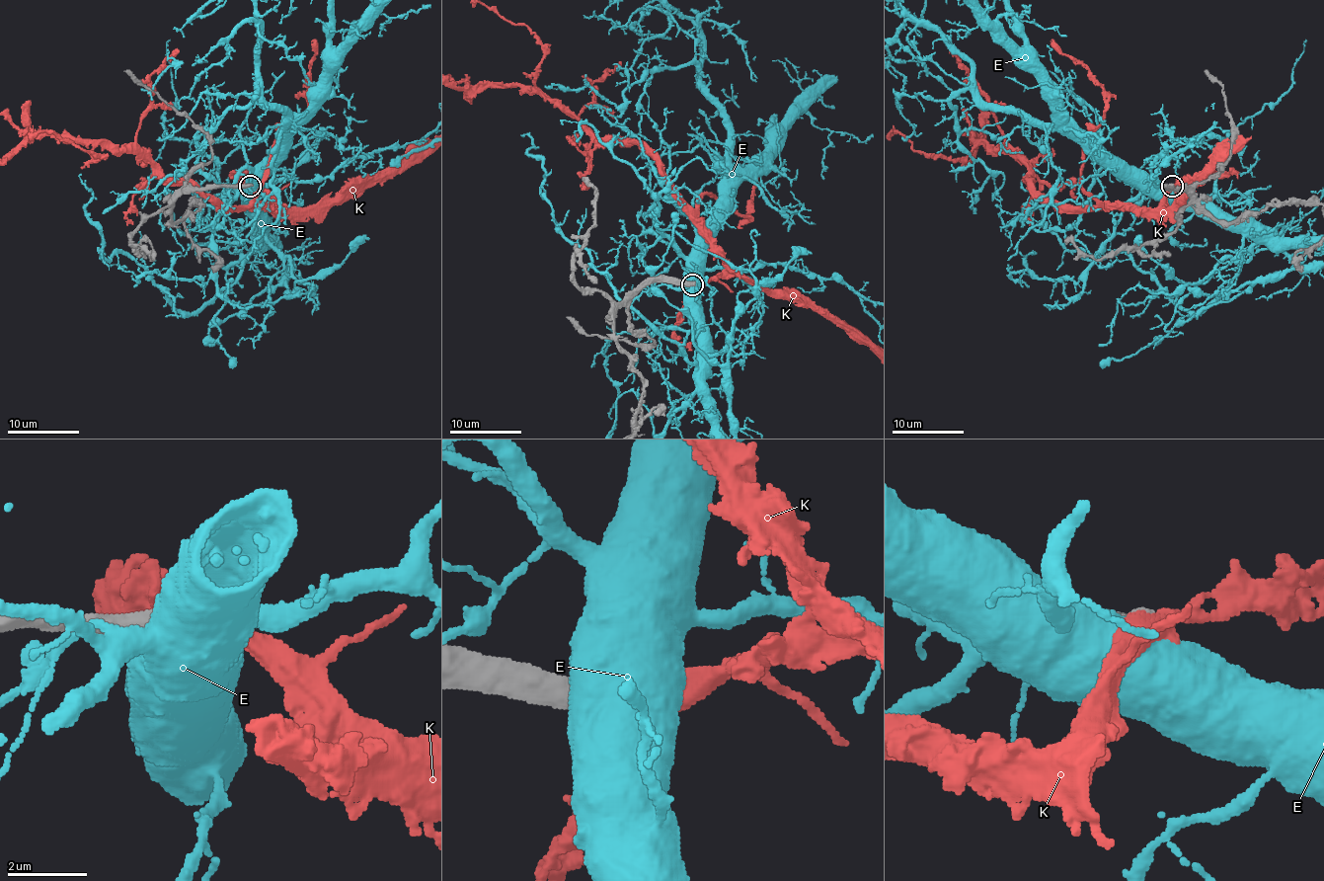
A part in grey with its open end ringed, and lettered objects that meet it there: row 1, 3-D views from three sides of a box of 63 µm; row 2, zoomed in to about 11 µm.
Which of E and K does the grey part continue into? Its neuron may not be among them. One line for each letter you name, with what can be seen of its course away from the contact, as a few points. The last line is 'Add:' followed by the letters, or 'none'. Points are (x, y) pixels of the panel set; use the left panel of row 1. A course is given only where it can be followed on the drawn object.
Add: K

